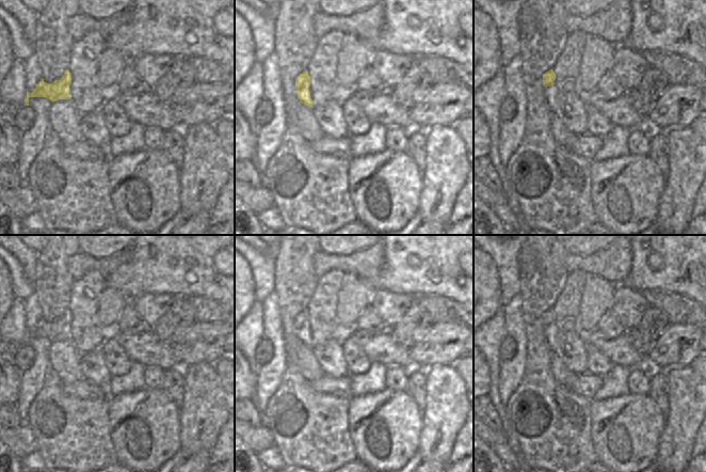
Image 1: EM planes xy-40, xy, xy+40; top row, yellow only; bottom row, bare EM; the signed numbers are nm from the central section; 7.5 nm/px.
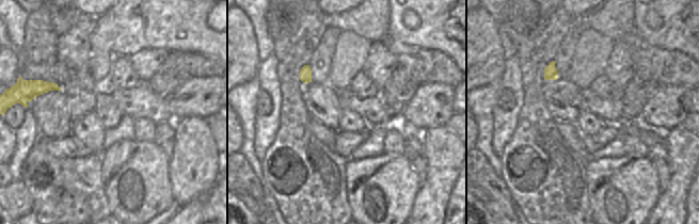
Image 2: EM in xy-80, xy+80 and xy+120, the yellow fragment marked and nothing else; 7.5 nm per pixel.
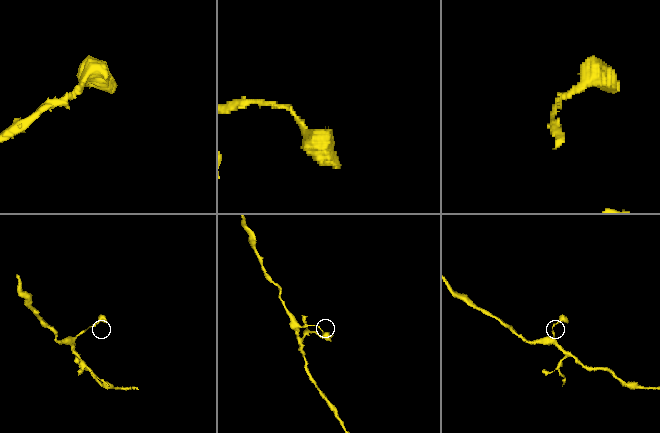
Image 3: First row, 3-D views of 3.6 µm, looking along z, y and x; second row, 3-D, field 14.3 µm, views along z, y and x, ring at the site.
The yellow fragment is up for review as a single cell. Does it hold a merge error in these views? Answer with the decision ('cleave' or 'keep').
keep

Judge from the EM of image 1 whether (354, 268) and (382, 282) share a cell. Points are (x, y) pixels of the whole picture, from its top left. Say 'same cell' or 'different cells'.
different cells

